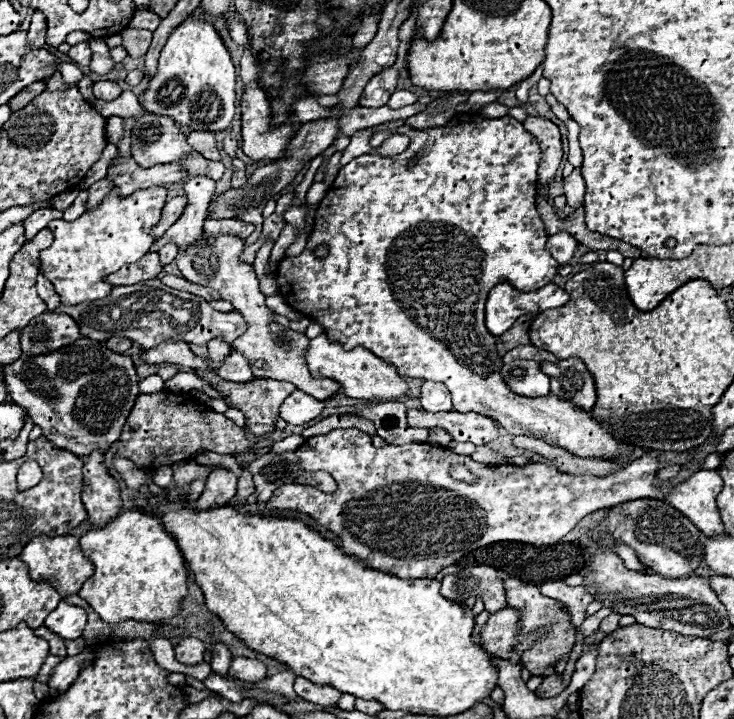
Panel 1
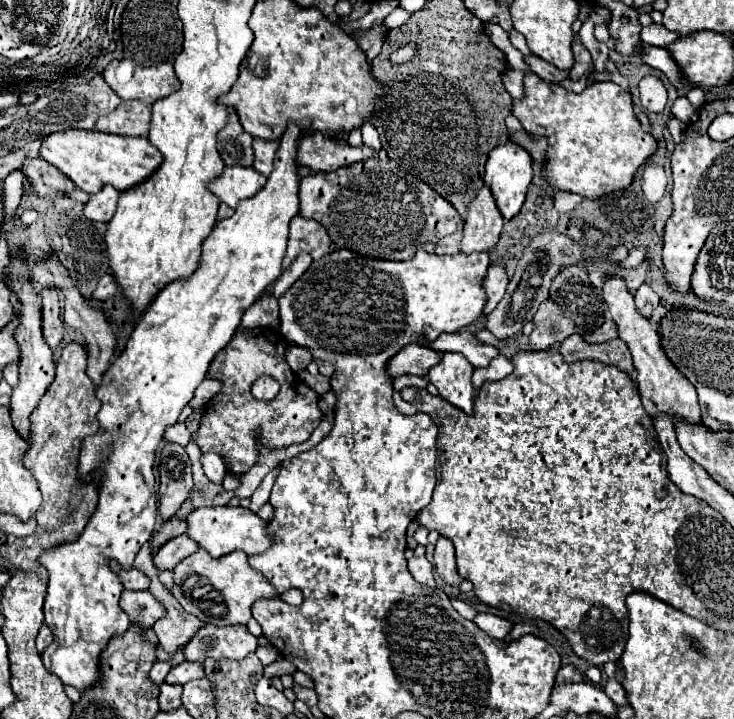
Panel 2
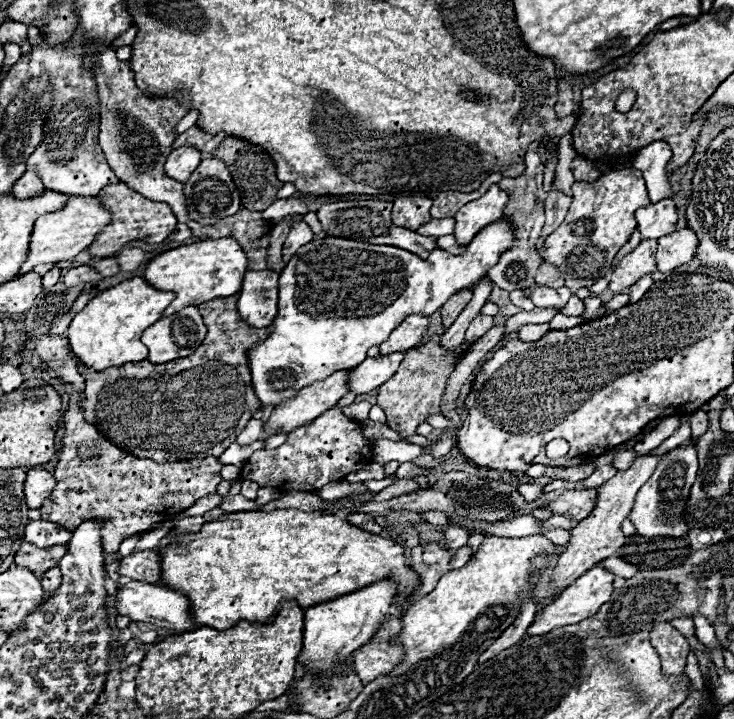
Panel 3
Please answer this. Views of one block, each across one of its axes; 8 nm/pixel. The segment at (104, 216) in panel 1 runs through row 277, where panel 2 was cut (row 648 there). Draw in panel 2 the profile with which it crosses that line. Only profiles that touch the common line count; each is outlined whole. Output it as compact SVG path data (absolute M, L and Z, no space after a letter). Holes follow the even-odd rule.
M288 124L288 128L286 128L286 132L282 134L282 138L280 138L280 148L278 148L278 152L276 152L276 160L274 160L274 170L272 170L272 174L268 176L268 182L266 182L266 186L256 194L256 196L252 196L252 198L248 198L248 200L244 200L242 204L238 204L238 208L236 208L236 212L234 212L234 216L230 216L230 218L226 218L226 220L220 220L216 226L214 226L214 230L210 232L210 236L204 240L204 244L202 244L202 258L200 258L200 266L196 268L196 272L192 274L192 276L188 276L188 278L180 278L180 280L174 280L174 282L170 282L156 298L154 298L154 302L148 306L148 310L142 314L142 318L136 322L136 328L134 328L134 332L132 332L132 336L130 336L130 340L128 340L128 344L126 344L126 350L114 360L114 364L110 366L110 370L106 372L106 376L104 376L104 384L100 384L98 388L96 388L96 396L100 398L100 402L102 402L102 408L100 408L100 412L98 412L98 422L100 422L100 428L102 428L102 432L98 432L98 434L94 434L94 436L88 436L84 442L82 442L82 450L80 450L80 476L90 476L88 472L92 472L92 470L98 470L98 468L102 468L104 470L104 476L102 476L102 484L100 484L100 500L98 500L98 508L96 508L96 512L90 516L90 520L88 520L88 524L86 524L86 528L84 528L84 532L80 534L80 540L76 540L76 542L72 542L72 544L62 544L62 546L58 546L58 548L52 548L52 550L46 550L42 556L40 556L40 562L48 568L48 574L50 574L50 580L48 580L48 592L46 593L46 598L44 602L44 622L52 628L54 640L52 640L52 644L46 648L44 653L41 654L41 658L43 661L44 666L46 666L46 670L50 672L50 674L54 674L54 676L58 676L60 680L62 680L62 684L66 684L66 686L74 686L80 694L84 694L86 692L86 688L94 688L98 682L100 682L100 676L102 676L102 668L100 668L100 654L104 652L104 648L108 646L108 642L110 642L110 638L114 636L114 634L122 634L128 626L130 626L130 620L128 620L128 614L120 608L120 594L122 594L122 590L124 590L124 586L120 584L120 576L118 574L114 574L112 570L110 570L110 566L108 566L108 560L110 558L114 558L114 560L118 560L122 566L132 566L132 562L134 562L134 556L138 554L138 550L142 548L142 544L152 536L152 532L154 532L154 520L156 520L156 494L154 494L154 454L156 454L156 448L158 448L158 444L160 444L160 440L162 440L162 436L164 436L164 430L170 426L170 424L174 424L176 420L178 420L178 416L180 416L180 412L182 412L182 408L194 398L194 390L202 384L202 380L208 376L208 368L210 368L210 364L212 364L212 360L214 360L214 356L222 350L222 348L226 348L226 344L232 340L232 336L234 336L234 332L236 332L236 328L238 328L238 324L240 324L240 320L242 320L242 316L244 316L244 312L264 294L264 290L268 288L268 284L272 284L278 276L280 276L280 272L282 272L282 258L284 258L284 254L286 254L286 242L288 242L288 224L290 224L290 220L292 220L292 216L296 216L298 214L298 176L296 176L296 138L302 134L302 130L296 126L296 124Z

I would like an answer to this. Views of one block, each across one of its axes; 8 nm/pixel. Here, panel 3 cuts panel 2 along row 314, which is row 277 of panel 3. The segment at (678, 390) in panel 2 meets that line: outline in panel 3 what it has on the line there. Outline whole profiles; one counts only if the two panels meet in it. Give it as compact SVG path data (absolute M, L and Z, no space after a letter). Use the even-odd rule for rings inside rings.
M642 240L634 252L626 254L620 260L616 272L612 274L610 290L620 294L626 288L630 288L632 284L636 284L636 280L640 280L640 276L654 274L658 270L656 268L656 256L654 256L656 246L658 246L656 240Z

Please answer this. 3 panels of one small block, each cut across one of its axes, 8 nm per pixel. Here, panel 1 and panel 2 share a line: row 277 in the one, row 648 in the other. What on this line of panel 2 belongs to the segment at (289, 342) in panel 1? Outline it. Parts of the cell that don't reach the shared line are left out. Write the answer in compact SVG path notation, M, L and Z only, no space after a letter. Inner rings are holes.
M204 624L200 632L192 636L188 648L184 648L184 658L198 662L204 662L206 658L242 660L256 648L258 640L248 632L244 624L228 628L216 628L212 624Z

